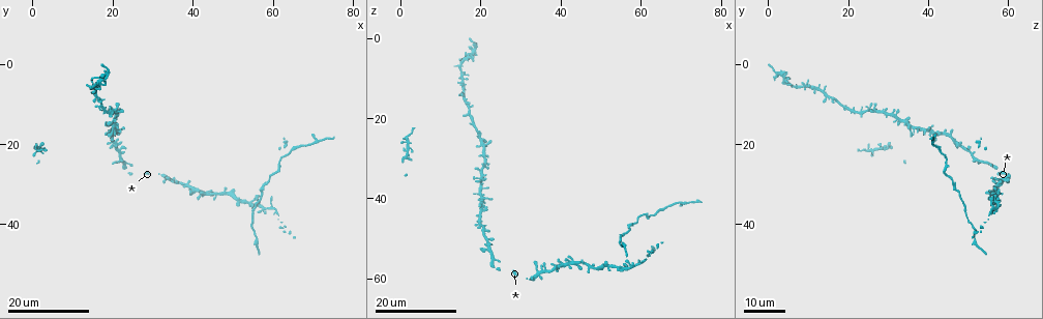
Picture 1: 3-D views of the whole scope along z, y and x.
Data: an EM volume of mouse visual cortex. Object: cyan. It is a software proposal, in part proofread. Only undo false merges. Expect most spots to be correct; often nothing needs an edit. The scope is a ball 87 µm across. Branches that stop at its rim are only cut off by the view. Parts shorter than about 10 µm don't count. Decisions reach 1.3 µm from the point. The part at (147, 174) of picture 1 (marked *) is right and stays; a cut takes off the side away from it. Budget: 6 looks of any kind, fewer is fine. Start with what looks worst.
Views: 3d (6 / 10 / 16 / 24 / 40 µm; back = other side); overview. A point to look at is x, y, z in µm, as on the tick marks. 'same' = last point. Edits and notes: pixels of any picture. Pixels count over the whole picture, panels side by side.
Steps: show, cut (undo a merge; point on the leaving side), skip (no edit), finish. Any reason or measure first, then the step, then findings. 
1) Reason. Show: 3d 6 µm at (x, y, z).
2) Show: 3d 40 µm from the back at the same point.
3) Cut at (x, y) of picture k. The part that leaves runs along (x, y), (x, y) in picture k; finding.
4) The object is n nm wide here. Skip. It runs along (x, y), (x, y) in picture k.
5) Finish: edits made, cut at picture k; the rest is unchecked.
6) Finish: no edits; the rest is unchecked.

Show: 3d 24 µm at (17.0, 10.0, 18.5).

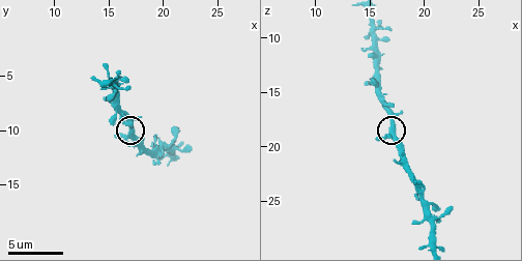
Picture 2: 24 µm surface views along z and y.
Show: 3d 10 µm at (16.6, 10.4, 19.0).

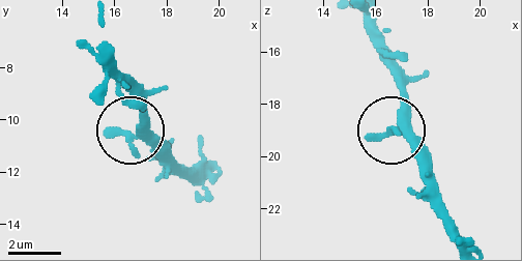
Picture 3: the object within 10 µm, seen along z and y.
Closer look. Show: 3d 6 µm at (16.5, 10.6, 19.1).

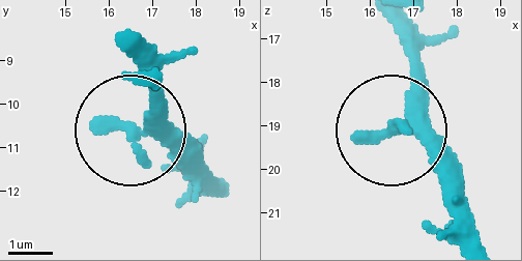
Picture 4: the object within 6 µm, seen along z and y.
Skip. It runs along (476, 234), (447, 168), (396, 131), (414, 38) in picture 4; one neuron here.

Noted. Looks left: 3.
Calibre changes. Show: 3d 16 µm at (58.0, 30.0, 46.5).

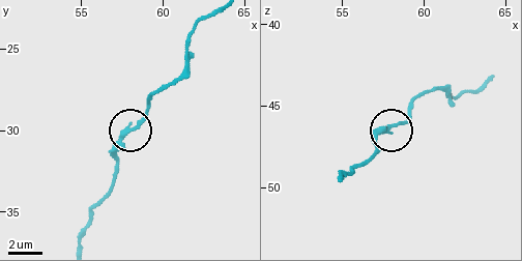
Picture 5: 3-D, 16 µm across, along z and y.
Show: 3d 10 µm at (57.8, 30.1, 46.4).

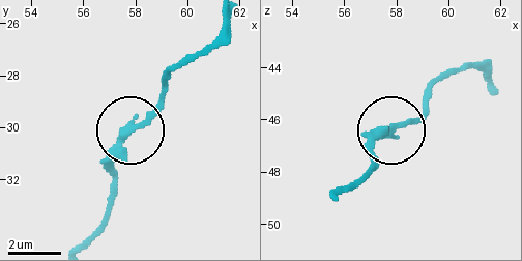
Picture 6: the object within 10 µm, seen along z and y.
The object is 260 nm wide here. Skip. One neuron here.

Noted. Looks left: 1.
Finish: no edits; the rest is unchecked.

